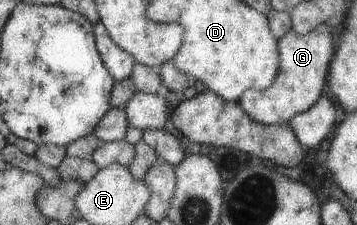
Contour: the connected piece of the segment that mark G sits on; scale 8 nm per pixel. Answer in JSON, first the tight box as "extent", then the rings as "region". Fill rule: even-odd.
{"extent":[238,25,337,125],"region":[[[322,25],[311,29],[309,34],[298,35],[292,30],[285,33],[285,37],[279,40],[281,53],[281,67],[275,83],[267,89],[247,90],[238,103],[258,123],[266,125],[285,125],[291,123],[294,117],[303,114],[315,107],[315,103],[322,98],[321,93],[325,89],[325,79],[329,79],[331,64],[337,52],[333,45],[331,29]]]}

